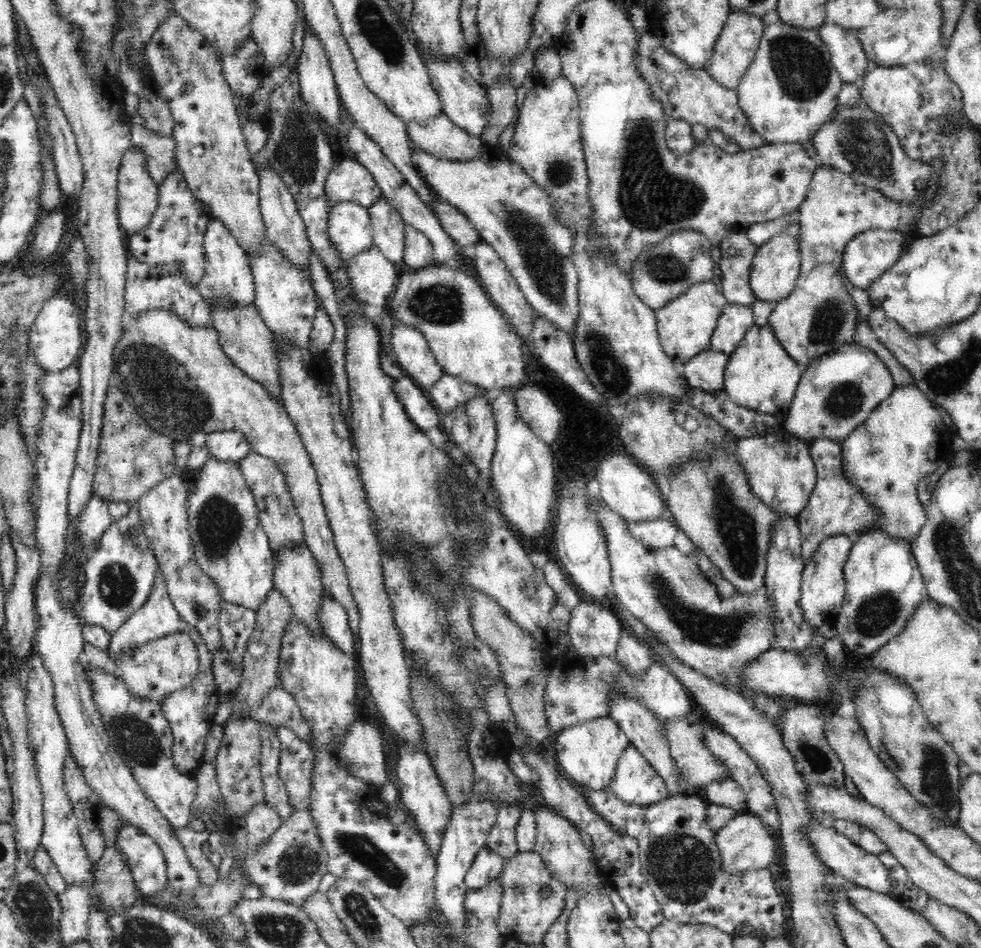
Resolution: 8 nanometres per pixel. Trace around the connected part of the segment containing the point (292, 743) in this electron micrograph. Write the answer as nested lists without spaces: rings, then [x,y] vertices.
[[[278,727],[277,733],[281,744],[278,774],[285,782],[292,810],[309,810],[314,753],[289,728]]]

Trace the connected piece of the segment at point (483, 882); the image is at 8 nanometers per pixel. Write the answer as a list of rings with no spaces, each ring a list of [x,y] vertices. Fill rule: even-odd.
[[[486,846],[479,850],[470,870],[464,877],[467,888],[479,889],[497,880],[504,861],[504,858]]]

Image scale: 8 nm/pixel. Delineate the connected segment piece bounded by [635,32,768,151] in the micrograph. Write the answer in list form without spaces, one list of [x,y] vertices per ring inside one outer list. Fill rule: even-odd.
[[[648,33],[637,34],[635,67],[642,79],[648,83],[651,93],[662,103],[668,120],[684,120],[693,124],[704,124],[707,130],[720,130],[726,139],[737,143],[741,151],[749,151],[768,142],[757,132],[744,111],[739,107],[737,89],[727,89],[716,83],[710,75],[698,66],[690,66],[686,61],[670,53],[658,37]]]

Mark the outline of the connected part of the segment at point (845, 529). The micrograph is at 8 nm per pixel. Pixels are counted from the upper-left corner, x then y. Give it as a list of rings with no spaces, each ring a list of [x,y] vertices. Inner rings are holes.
[[[814,439],[810,444],[810,455],[817,469],[816,488],[808,504],[796,516],[801,530],[801,552],[805,563],[812,560],[823,538],[840,534],[855,537],[870,530],[879,517],[877,510],[870,506],[868,497],[864,497],[864,493],[850,484],[846,478],[842,461],[842,443],[828,439]]]

